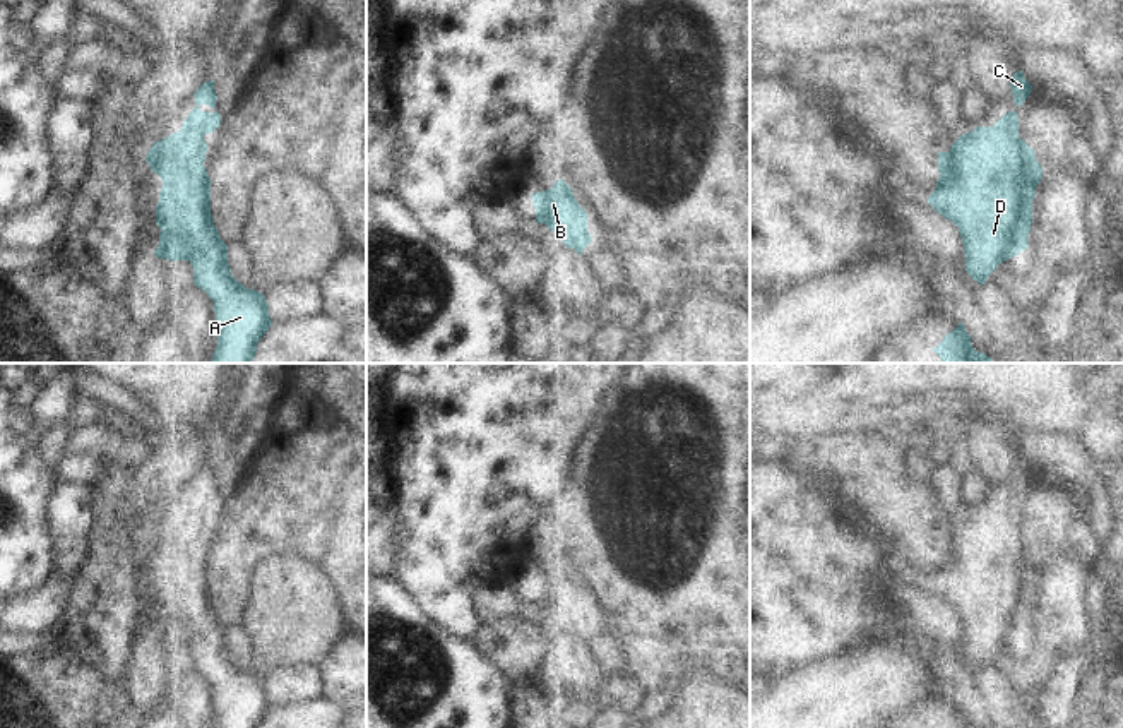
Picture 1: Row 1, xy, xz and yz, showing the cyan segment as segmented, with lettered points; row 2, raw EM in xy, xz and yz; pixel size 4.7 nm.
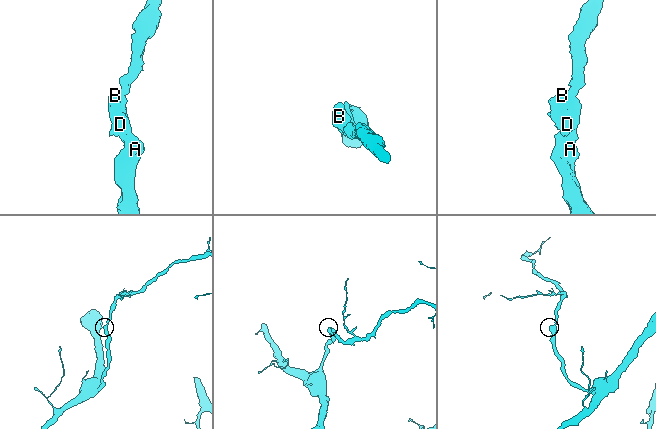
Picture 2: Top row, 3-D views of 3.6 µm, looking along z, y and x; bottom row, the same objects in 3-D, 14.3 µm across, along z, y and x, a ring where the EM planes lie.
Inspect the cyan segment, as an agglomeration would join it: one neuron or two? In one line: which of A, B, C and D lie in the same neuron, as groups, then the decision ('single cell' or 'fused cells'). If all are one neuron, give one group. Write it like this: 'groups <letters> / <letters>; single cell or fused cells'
groups A B C D; single cell

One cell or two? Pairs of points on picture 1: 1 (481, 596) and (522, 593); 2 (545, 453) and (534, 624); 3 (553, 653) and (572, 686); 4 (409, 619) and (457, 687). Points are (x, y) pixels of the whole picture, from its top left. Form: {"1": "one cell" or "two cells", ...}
{"1": "one cell", "2": "two cells", "3": "two cells", "4": "one cell"}

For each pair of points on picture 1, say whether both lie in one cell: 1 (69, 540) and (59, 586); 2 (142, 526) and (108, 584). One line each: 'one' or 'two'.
1: two
2: two

